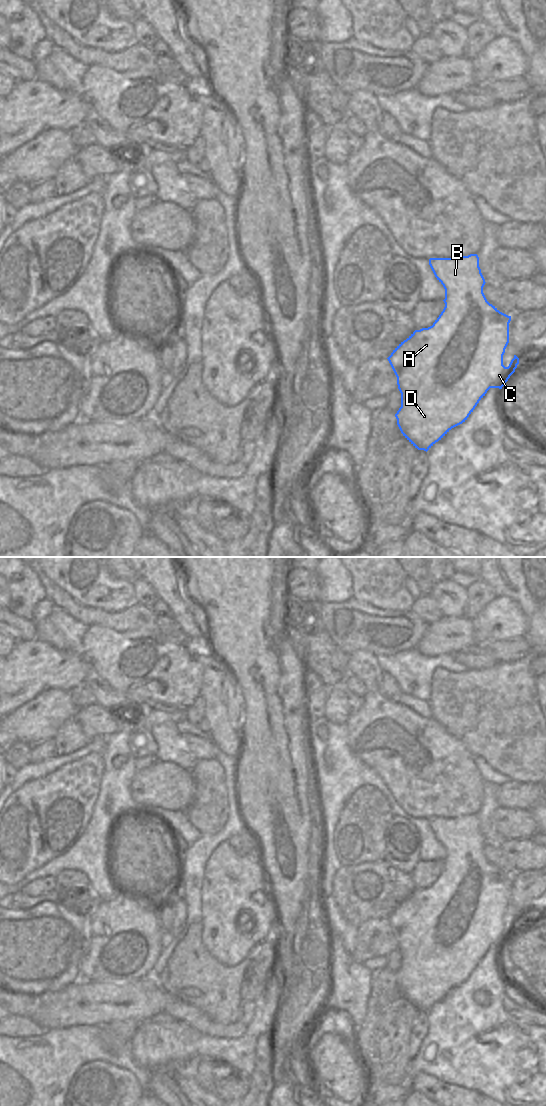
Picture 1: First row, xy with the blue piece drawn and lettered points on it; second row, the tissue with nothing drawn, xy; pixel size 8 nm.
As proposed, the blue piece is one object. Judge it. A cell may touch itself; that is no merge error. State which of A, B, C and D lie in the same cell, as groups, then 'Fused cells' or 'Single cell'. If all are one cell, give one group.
Groups: A B C D. Single cell.

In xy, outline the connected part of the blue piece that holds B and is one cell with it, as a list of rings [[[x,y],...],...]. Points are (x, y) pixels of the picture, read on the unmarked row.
[[[478,815],[430,818],[429,825],[445,849],[445,867],[432,886],[415,890],[387,918],[401,953],[401,967],[395,974],[397,985],[415,1008],[426,1012],[452,988],[465,982],[490,948],[502,949],[519,924],[519,918],[514,915],[508,927],[503,925],[511,876],[500,872],[487,861],[483,853],[486,842],[479,827]]]

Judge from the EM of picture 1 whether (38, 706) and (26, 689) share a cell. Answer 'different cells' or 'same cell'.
different cells

